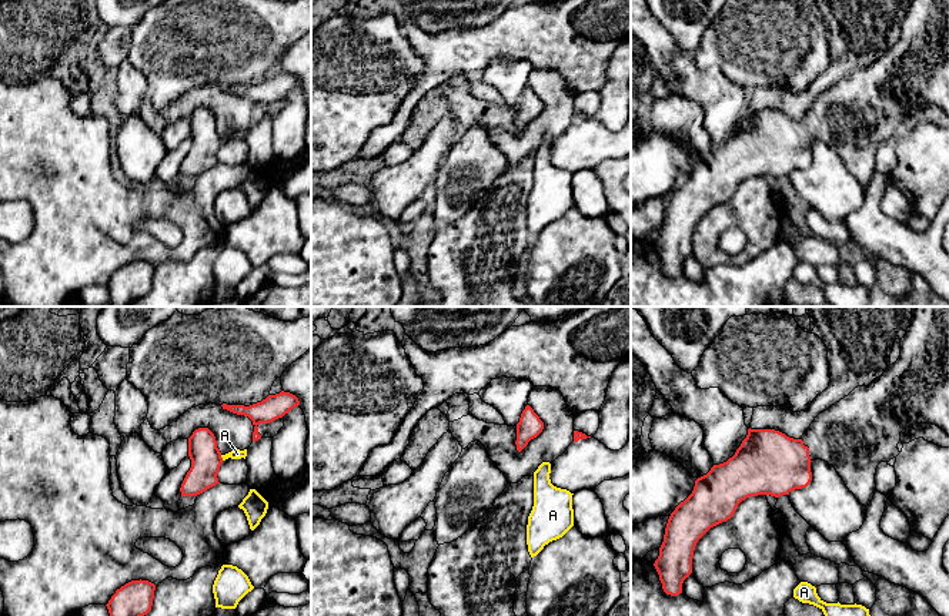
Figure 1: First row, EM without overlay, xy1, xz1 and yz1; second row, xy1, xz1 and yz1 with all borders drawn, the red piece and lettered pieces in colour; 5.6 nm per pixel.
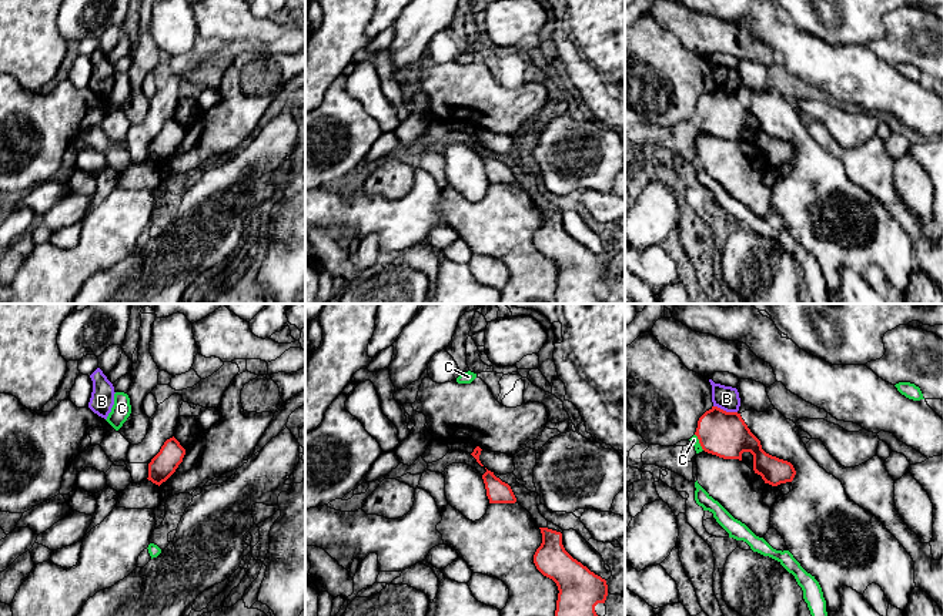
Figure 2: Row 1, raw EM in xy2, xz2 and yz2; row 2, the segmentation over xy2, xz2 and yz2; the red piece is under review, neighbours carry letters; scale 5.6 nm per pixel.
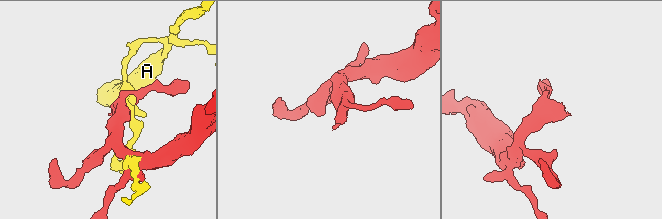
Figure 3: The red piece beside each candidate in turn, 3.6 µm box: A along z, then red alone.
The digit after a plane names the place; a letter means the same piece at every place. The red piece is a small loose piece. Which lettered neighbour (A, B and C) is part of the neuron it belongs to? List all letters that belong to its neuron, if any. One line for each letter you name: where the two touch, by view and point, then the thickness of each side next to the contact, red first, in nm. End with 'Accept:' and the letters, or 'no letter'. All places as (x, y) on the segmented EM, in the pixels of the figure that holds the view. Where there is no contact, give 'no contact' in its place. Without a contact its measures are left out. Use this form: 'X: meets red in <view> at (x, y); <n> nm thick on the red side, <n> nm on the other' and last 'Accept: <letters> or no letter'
Accept: no letter

